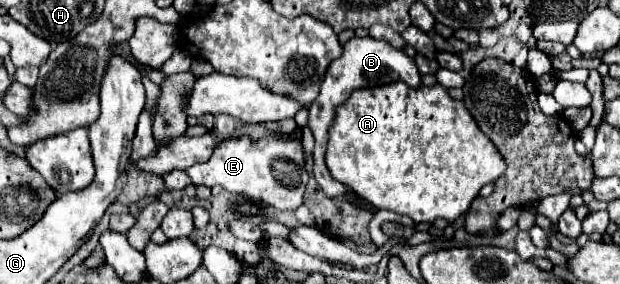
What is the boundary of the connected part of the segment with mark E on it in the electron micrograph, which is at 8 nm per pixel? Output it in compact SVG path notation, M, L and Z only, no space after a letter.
M269 135L263 139L237 137L219 141L213 149L213 155L205 163L197 163L187 169L187 175L195 185L221 185L231 193L249 195L259 199L281 211L295 211L303 205L303 195L307 187L307 171L305 171L305 153L299 139Z

